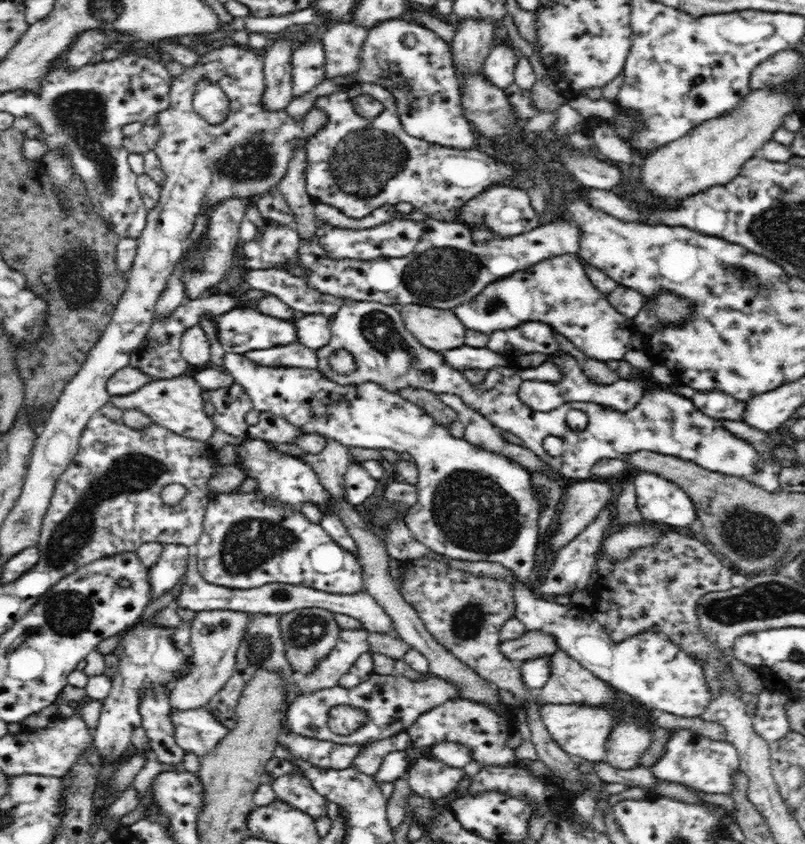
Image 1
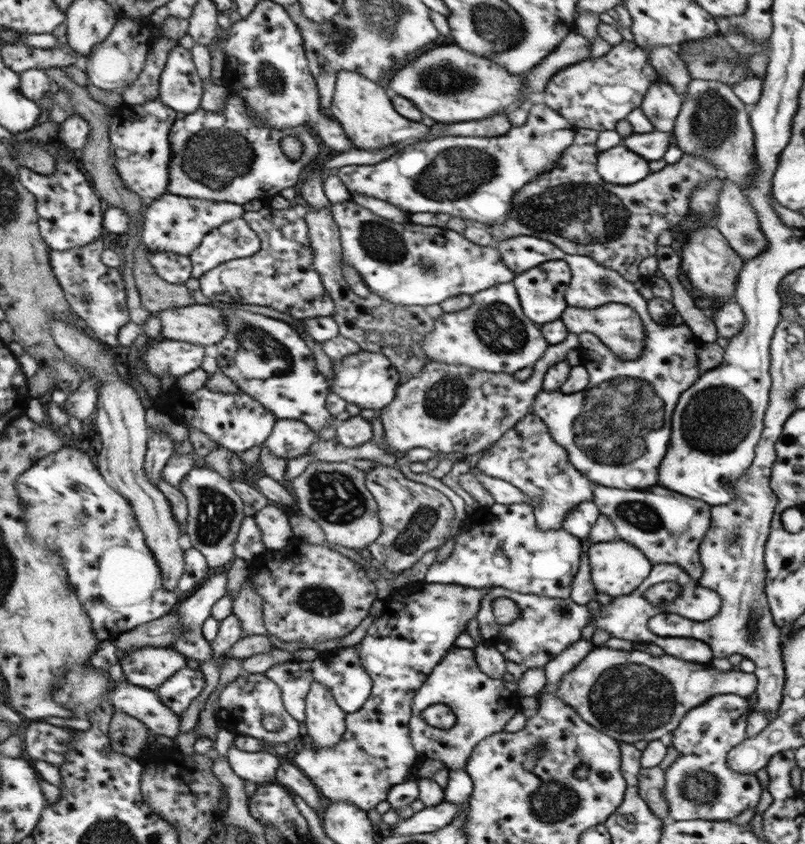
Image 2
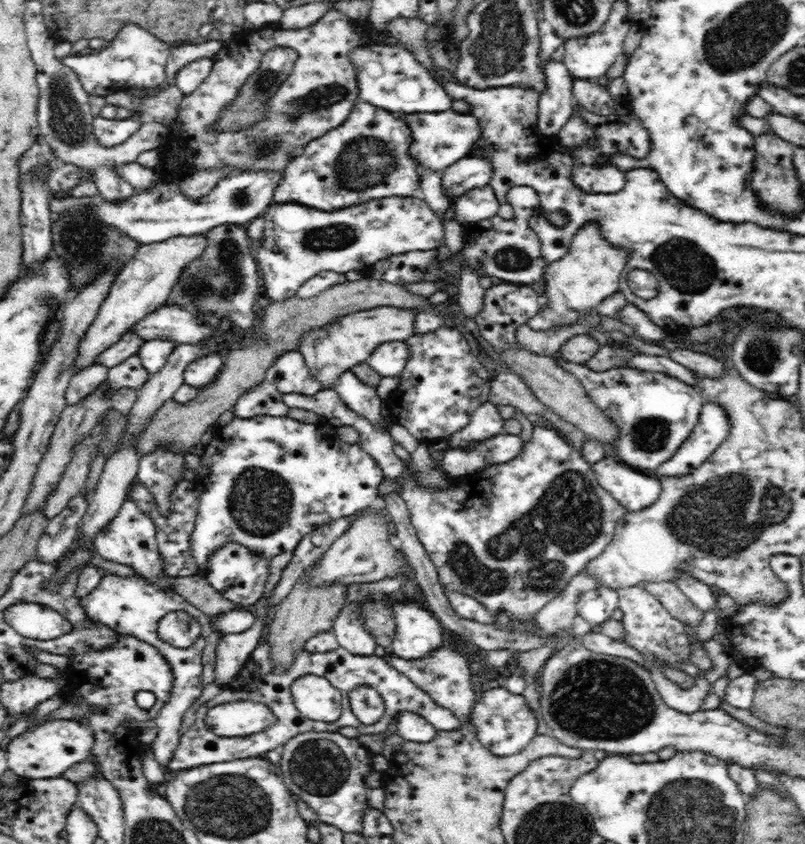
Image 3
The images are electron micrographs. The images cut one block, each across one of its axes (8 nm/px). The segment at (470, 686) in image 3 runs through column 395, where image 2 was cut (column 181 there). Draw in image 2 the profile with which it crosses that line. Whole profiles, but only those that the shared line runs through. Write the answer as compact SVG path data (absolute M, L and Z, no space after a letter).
M165 647L134 648L118 658L124 679L129 684L155 690L165 679L185 667L186 658Z

